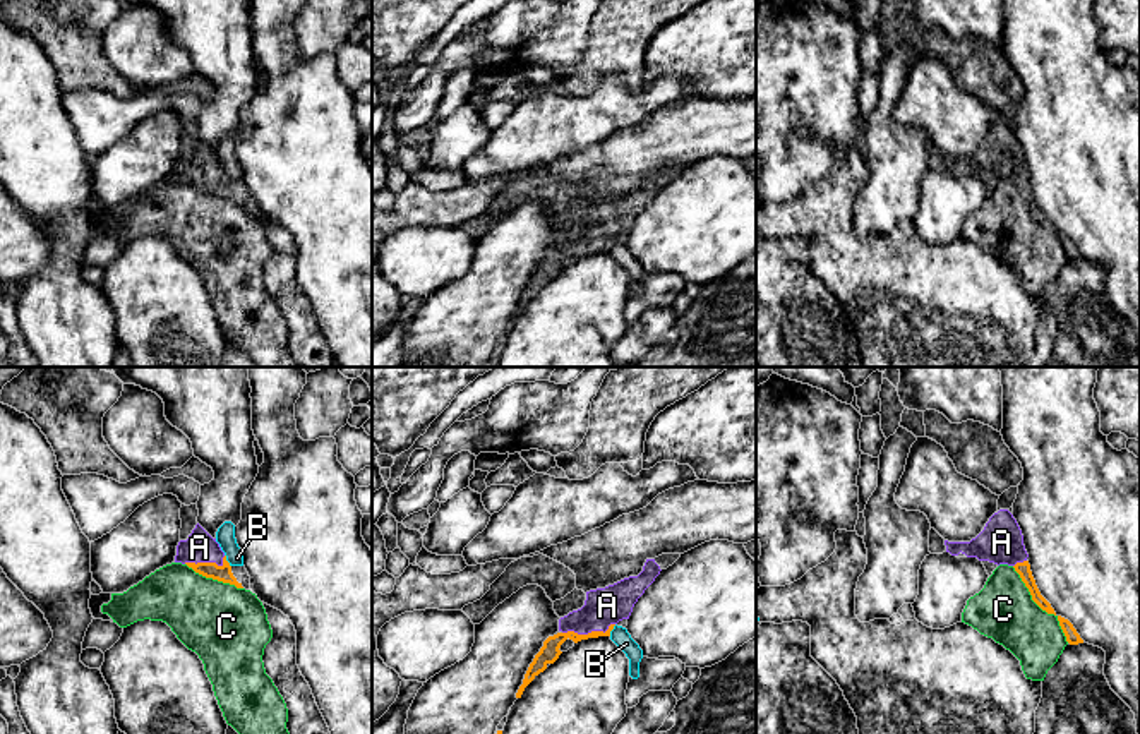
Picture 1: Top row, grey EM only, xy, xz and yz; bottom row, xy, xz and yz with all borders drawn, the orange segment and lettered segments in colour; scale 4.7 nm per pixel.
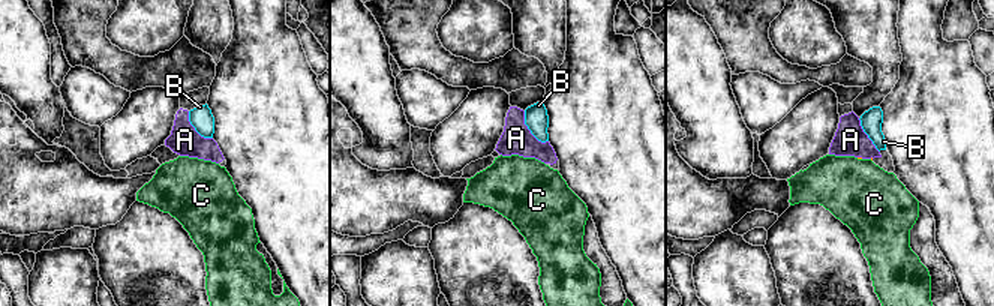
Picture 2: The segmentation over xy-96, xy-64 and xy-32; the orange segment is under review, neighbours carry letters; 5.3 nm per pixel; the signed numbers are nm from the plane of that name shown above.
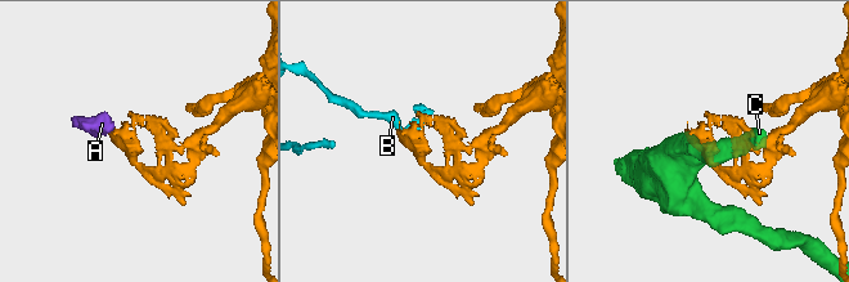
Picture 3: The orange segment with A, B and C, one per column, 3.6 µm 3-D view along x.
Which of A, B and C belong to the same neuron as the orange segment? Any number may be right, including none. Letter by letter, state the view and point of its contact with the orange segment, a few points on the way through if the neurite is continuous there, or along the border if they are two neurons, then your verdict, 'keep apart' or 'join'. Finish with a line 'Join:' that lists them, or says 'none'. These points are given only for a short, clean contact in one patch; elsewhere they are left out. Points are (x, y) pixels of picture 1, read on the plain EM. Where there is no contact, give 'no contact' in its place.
A: xz (588, 249) | across xz (549, 268), (566, 249), (588, 249), (588, 240), (607, 222) | join
B: xy (227, 177) | along xy (225, 170), (230, 182) | keep apart
C: yz (1041, 223) | keep apart
Join: A

